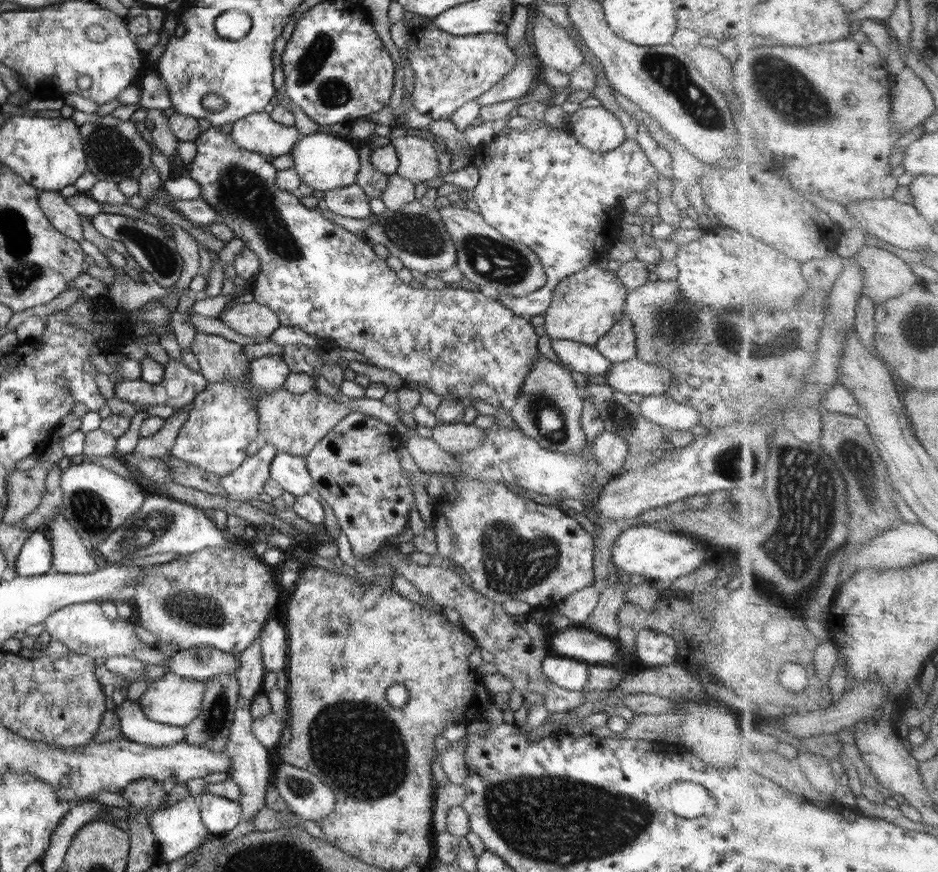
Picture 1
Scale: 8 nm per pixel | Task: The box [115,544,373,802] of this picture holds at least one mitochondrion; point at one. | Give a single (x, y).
(200, 610)

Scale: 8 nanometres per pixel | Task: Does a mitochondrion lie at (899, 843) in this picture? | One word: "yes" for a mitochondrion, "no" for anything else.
no

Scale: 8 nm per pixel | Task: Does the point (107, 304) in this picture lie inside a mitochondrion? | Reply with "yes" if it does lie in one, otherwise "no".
no

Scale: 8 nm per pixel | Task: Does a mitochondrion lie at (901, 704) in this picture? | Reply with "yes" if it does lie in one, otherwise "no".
no

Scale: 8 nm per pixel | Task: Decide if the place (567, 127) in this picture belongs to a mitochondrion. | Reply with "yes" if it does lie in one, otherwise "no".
no

